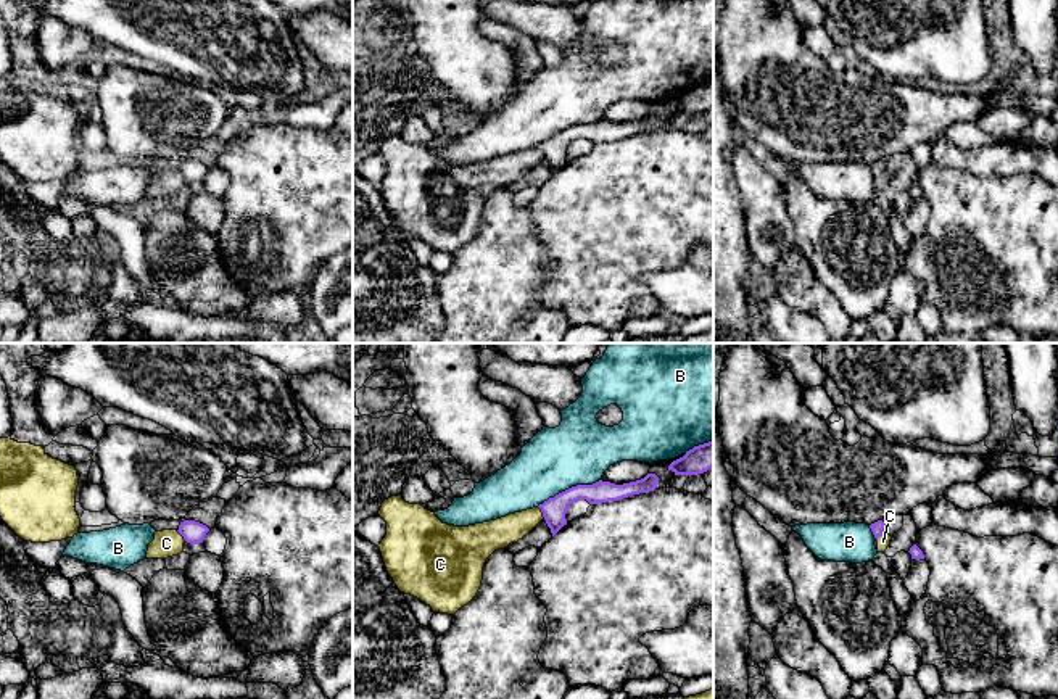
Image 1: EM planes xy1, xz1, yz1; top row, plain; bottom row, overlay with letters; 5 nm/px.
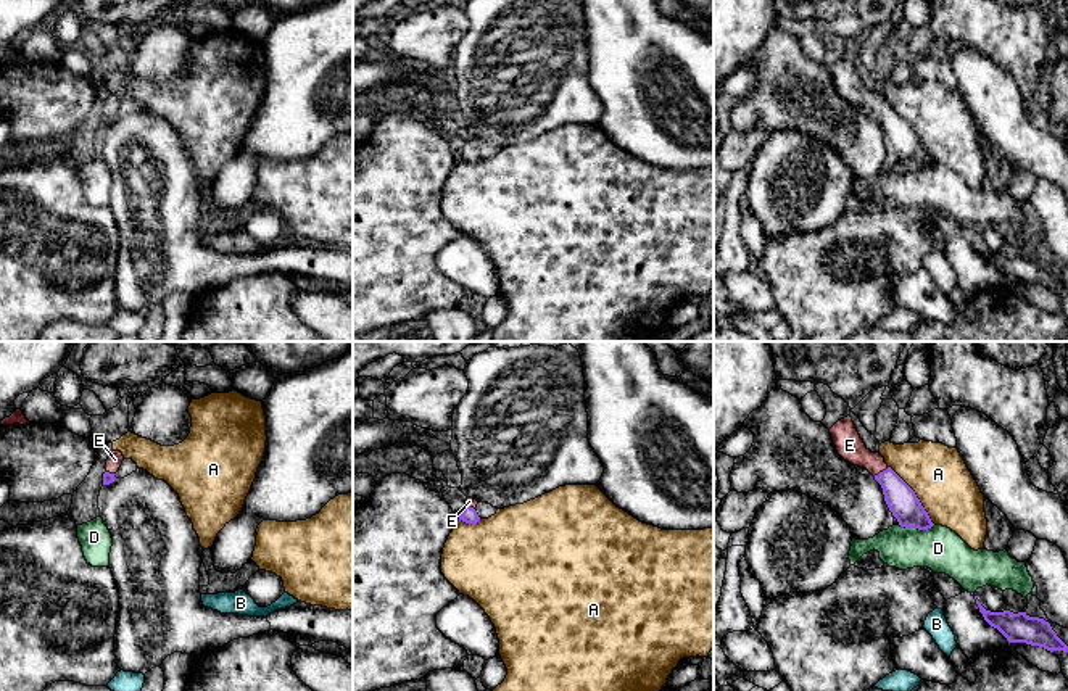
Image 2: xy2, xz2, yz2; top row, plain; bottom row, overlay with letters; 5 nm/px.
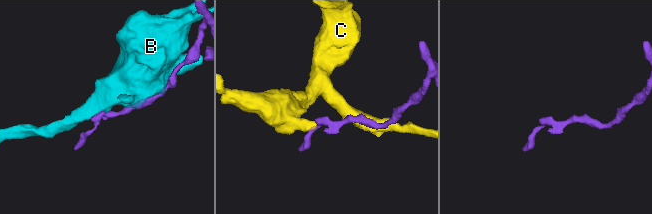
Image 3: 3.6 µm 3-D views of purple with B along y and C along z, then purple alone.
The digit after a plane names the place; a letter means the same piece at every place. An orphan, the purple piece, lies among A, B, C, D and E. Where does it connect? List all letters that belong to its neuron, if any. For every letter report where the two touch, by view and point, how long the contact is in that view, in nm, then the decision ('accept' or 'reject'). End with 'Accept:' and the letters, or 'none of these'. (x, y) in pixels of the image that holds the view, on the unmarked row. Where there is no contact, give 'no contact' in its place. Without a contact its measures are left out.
A: contact yz2 (915, 134); length 380 nm; reject
B: contact xz1 (569, 128); length 360 nm; reject
C: contact xz1 (541, 150); length 70 nm; reject
D: contact yz2 (917, 166); length 180 nm; reject
E: contact yz2 (880, 111); length 90 nm; accept
Accept: E

